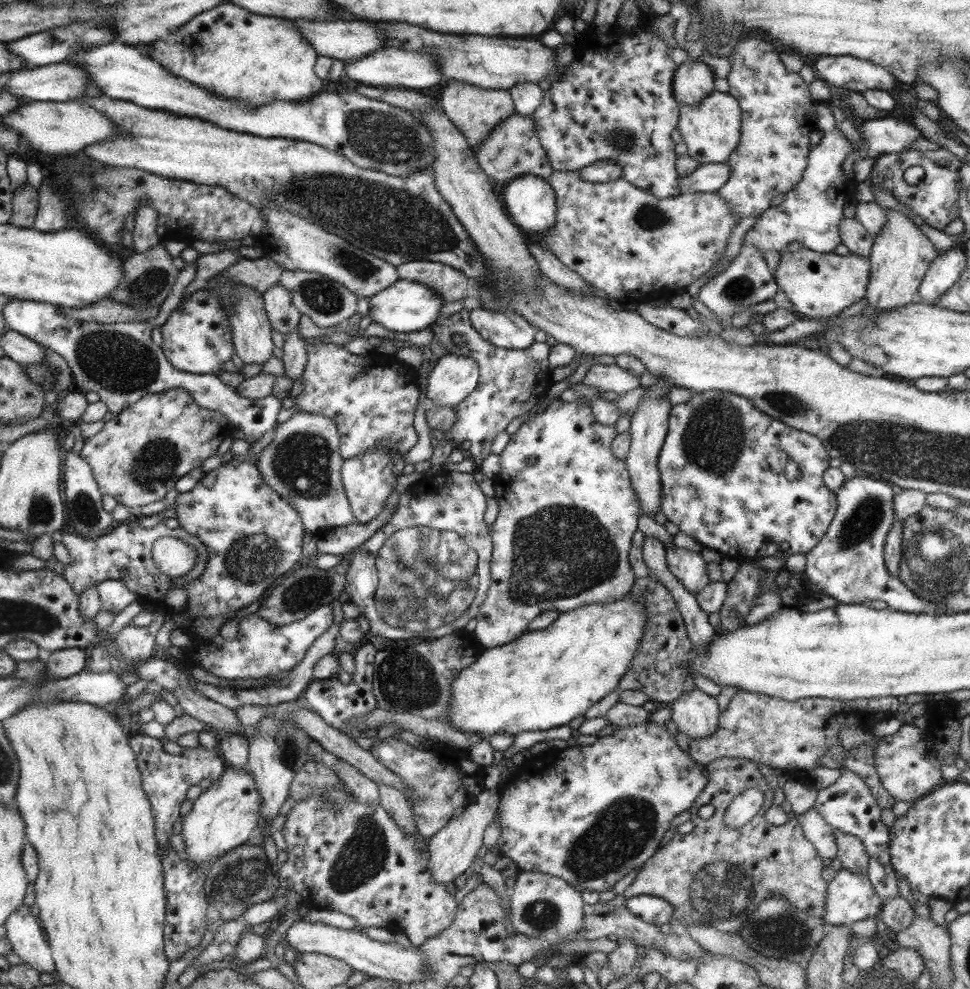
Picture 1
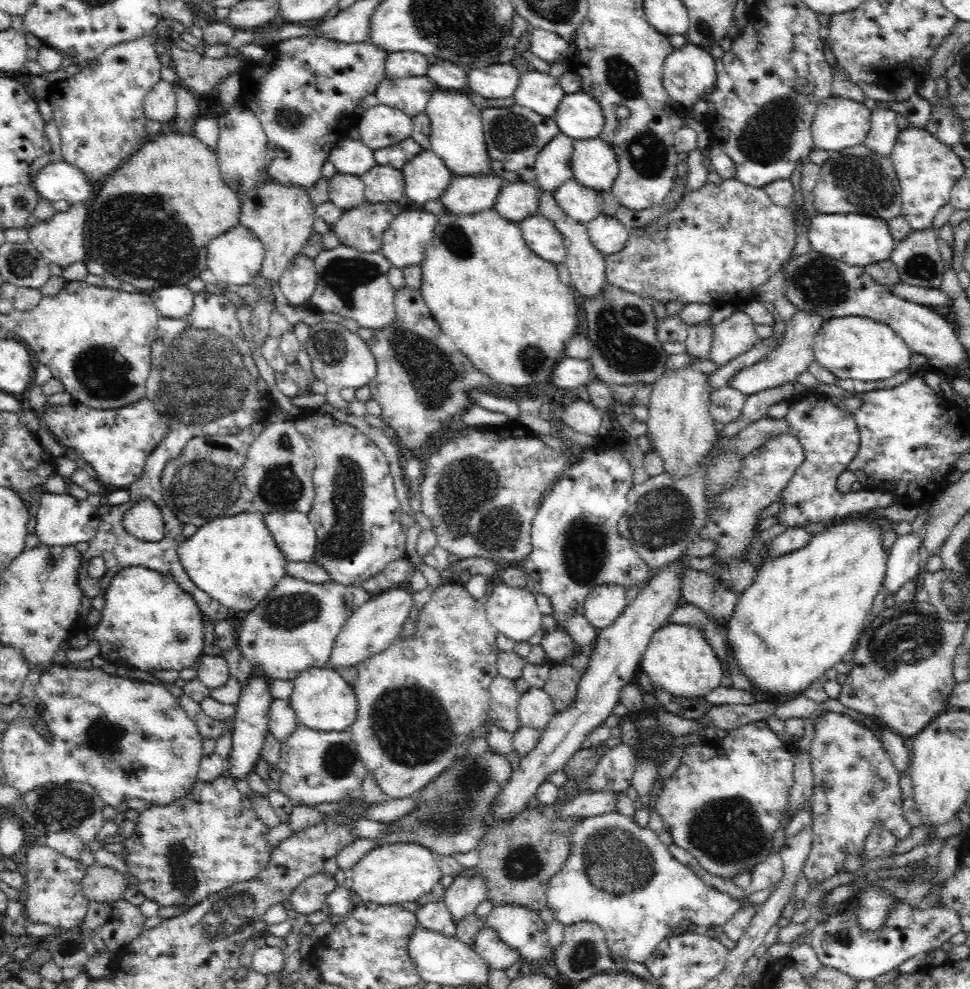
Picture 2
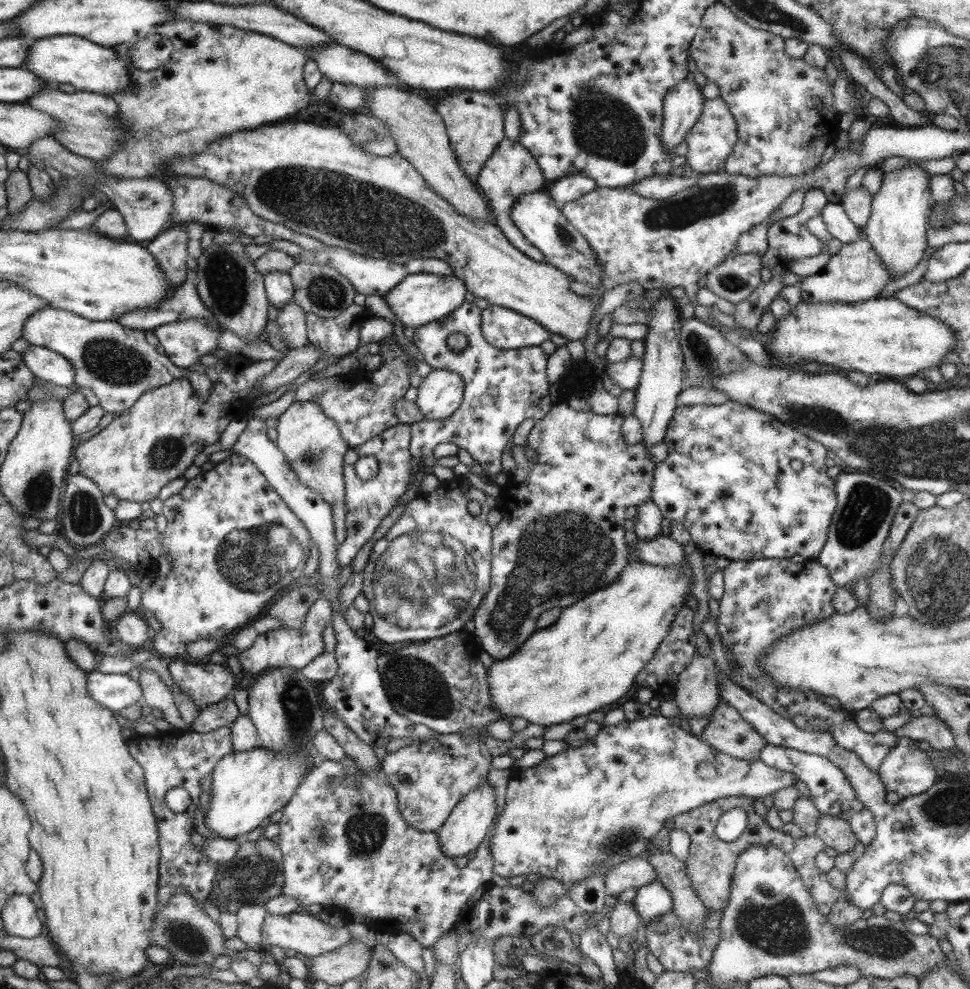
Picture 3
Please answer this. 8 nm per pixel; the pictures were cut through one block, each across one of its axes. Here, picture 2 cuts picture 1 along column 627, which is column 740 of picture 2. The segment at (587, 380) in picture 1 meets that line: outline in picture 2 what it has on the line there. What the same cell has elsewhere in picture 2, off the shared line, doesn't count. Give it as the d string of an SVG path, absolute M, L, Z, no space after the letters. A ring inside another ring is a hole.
M796 310L792 320L786 324L786 332L782 336L782 342L774 350L770 350L770 354L762 362L756 362L754 366L740 370L740 374L730 380L730 386L734 390L742 392L744 396L752 396L752 394L758 394L758 392L764 392L764 390L772 390L772 388L796 382L796 378L802 372L808 372L808 366L812 362L816 362L814 340L822 332L826 322L828 320L822 314L808 314L808 312Z

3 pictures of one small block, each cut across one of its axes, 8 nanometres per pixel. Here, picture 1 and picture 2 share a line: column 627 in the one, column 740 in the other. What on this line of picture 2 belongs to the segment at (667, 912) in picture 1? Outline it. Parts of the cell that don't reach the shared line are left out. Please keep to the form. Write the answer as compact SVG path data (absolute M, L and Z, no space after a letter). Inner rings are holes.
M610 812L610 814L602 814L602 816L594 816L594 818L586 818L582 820L578 826L574 826L572 834L570 834L570 842L572 842L572 852L566 860L566 864L562 866L562 870L550 880L550 888L548 888L548 908L552 910L554 914L554 920L558 920L560 924L564 926L570 926L574 922L594 922L596 926L600 926L606 934L606 946L608 950L614 954L614 956L620 956L622 960L626 962L646 962L646 958L652 954L652 950L656 950L656 946L670 934L670 930L676 930L684 920L690 922L690 924L696 924L696 926L706 926L706 928L716 928L716 926L724 926L726 922L730 922L736 914L740 914L740 910L748 910L748 908L760 908L760 906L754 906L750 902L744 902L744 900L736 900L728 894L722 894L714 888L710 888L708 884L704 884L688 866L684 866L682 862L678 862L678 858L674 858L674 854L670 852L670 844L664 844L656 832L652 832L650 828L640 828L634 824L632 818L626 818L622 816L620 812Z

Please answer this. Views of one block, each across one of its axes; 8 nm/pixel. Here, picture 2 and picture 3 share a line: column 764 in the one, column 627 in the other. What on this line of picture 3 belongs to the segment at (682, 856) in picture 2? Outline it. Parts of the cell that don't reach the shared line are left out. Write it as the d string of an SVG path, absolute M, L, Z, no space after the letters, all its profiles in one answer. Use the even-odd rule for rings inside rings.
M643 856L629 858L627 862L609 868L603 878L605 896L611 894L615 898L619 898L619 894L625 890L639 890L641 886L649 886L649 882L657 882L657 876L653 874L653 866Z

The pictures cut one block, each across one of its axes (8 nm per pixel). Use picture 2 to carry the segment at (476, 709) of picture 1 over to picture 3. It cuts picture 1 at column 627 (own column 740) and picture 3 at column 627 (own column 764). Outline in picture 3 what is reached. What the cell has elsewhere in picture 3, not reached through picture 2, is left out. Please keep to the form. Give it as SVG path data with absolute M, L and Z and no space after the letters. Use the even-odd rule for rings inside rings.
M627 562L613 584L607 584L605 588L585 596L573 606L563 608L551 626L529 636L527 642L523 642L523 646L519 646L511 658L493 662L493 666L485 672L493 708L499 710L501 718L519 716L543 728L569 722L577 716L587 716L595 710L609 710L609 704L625 696L627 690L635 684L637 674L641 674L641 668L645 668L649 660L655 658L655 650L661 646L673 626L675 616L693 594L693 586L695 578L691 568L679 570L677 566Z

